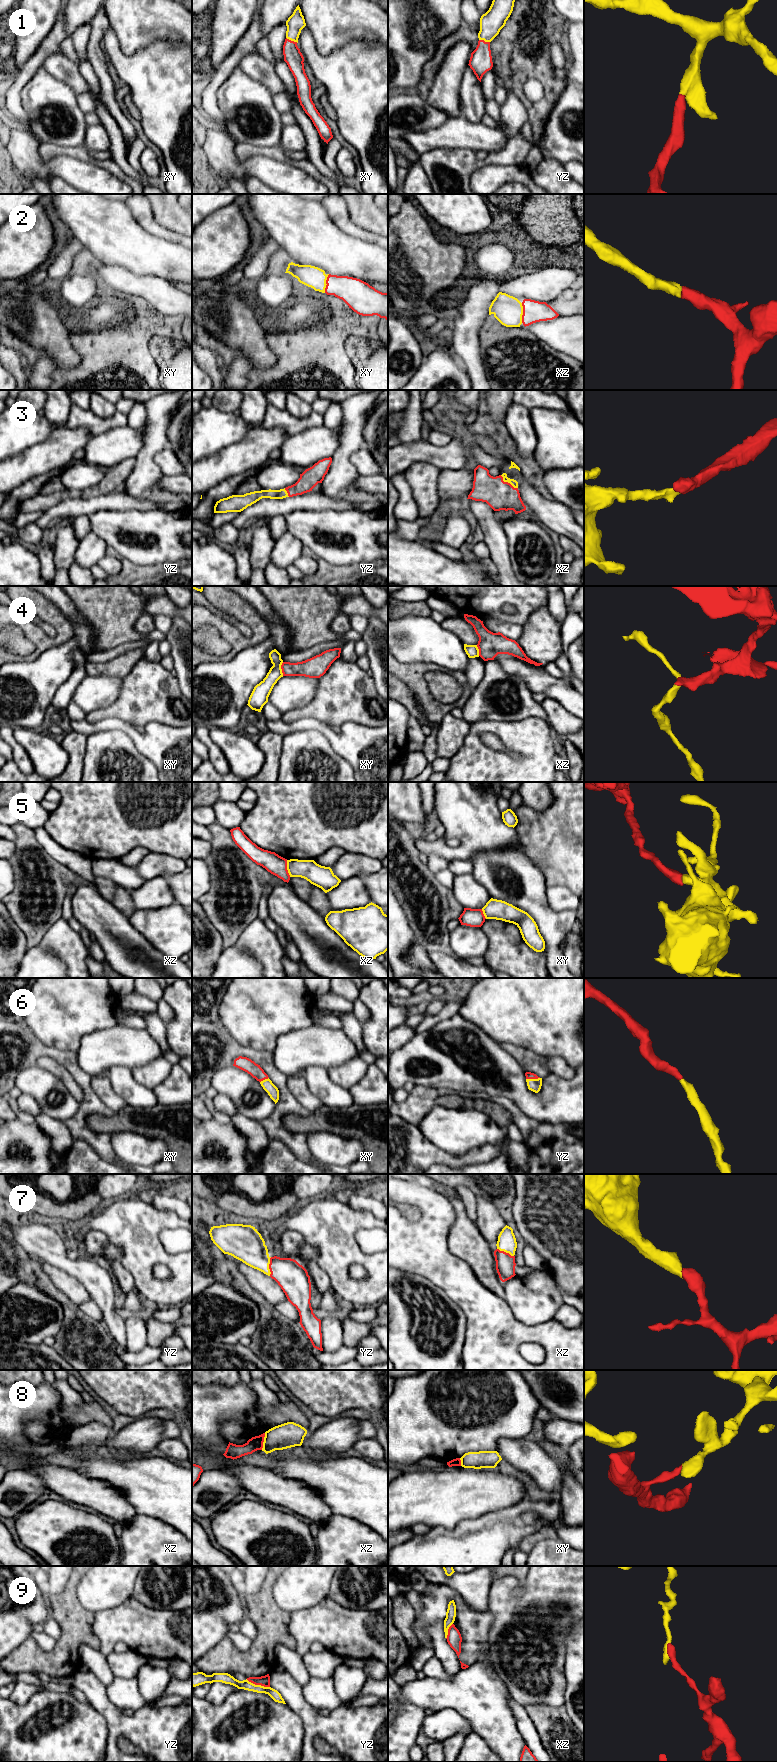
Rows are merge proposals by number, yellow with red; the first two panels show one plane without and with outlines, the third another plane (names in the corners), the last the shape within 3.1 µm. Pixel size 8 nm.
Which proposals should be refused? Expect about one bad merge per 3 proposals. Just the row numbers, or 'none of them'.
4, 5, 8, 9

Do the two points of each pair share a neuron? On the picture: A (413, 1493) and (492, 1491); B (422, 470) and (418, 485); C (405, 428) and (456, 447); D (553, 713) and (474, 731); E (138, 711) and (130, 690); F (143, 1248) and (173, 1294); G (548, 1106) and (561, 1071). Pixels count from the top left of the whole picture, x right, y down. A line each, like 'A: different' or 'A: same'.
A: same
B: same
C: different
D: different
E: same
F: same
G: different

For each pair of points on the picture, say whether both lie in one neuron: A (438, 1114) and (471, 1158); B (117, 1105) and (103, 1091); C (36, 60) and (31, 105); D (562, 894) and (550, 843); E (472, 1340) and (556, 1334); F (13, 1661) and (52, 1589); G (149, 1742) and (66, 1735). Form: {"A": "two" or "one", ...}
{"A": "two", "B": "one", "C": "two", "D": "two", "E": "one", "F": "two", "G": "two"}

